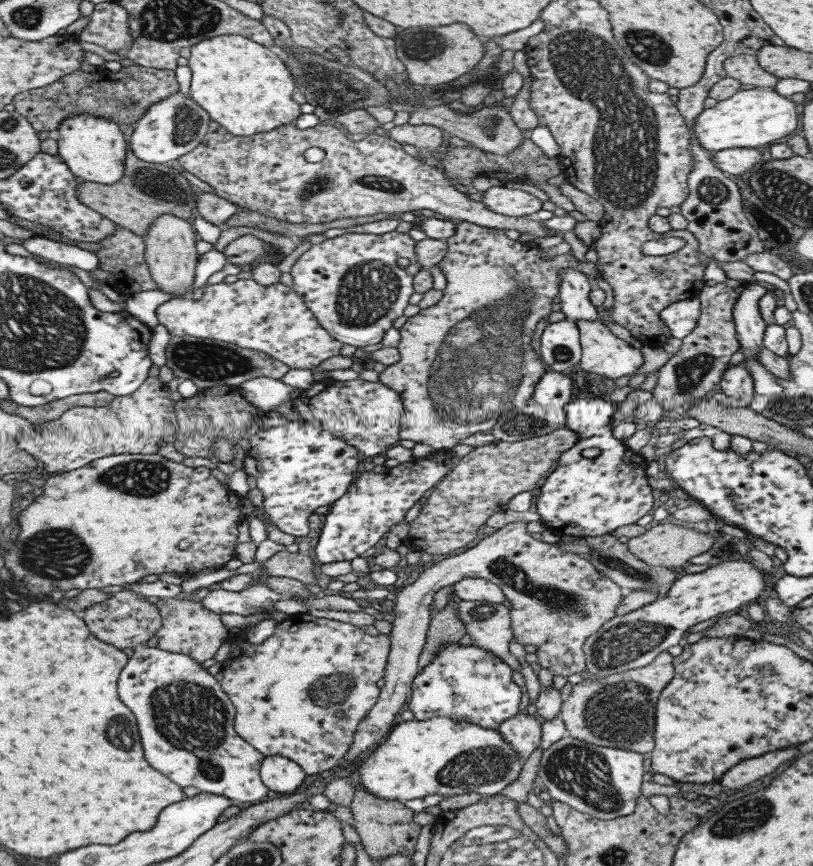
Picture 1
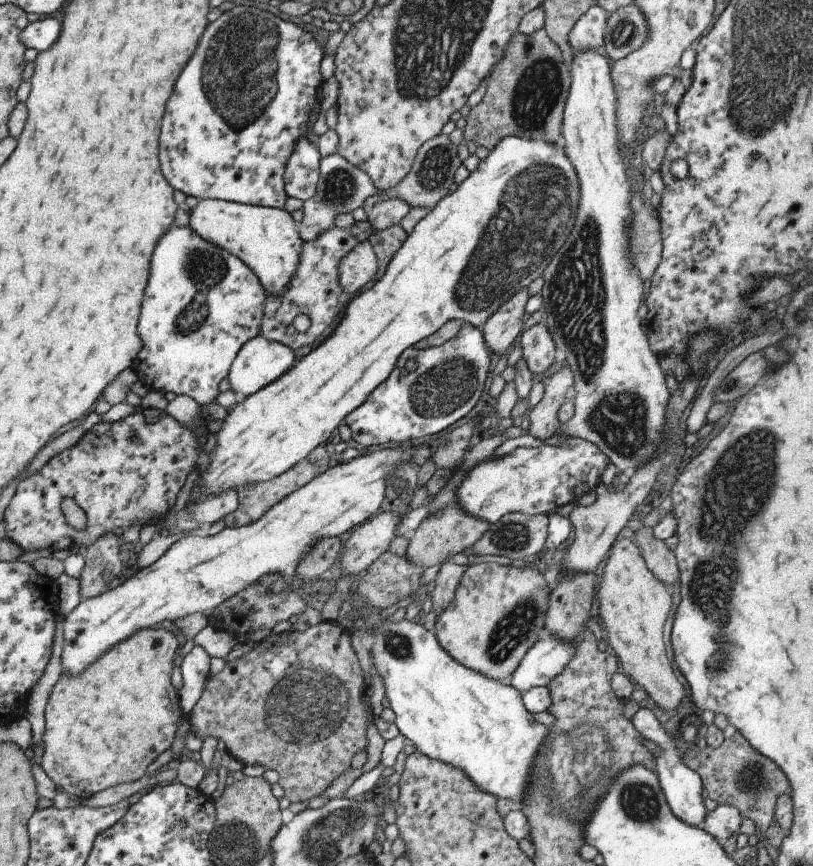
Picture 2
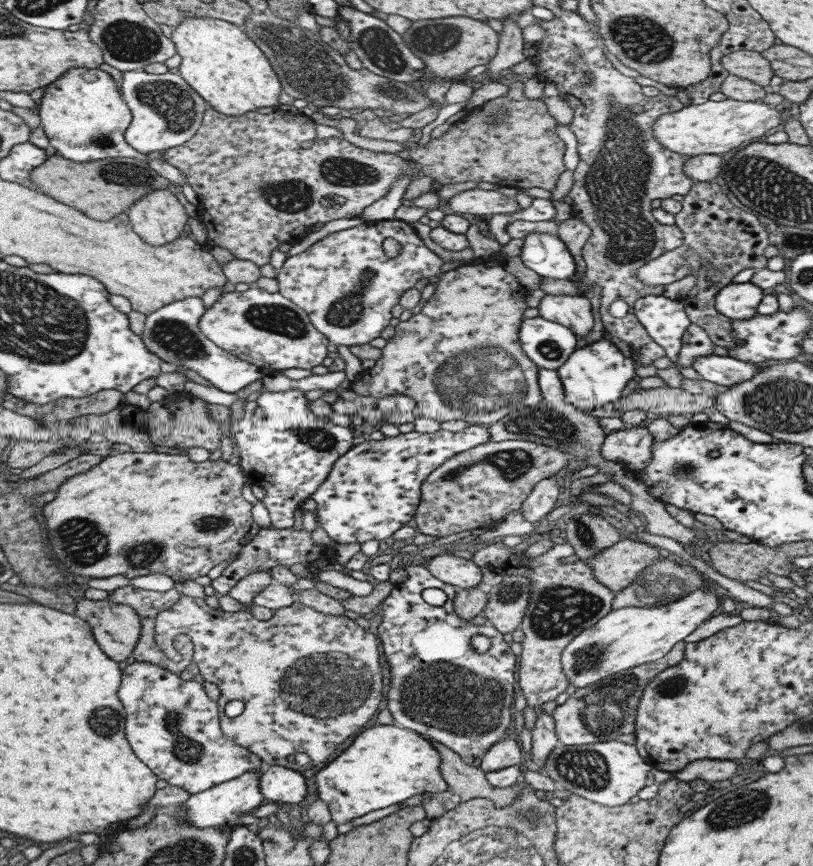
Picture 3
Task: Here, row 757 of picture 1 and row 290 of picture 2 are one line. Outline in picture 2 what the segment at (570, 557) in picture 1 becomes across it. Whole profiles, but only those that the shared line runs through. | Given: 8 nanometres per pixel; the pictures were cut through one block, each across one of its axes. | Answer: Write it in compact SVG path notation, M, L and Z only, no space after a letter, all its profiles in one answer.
M368 241L358 242L341 258L337 266L337 282L342 292L357 294L367 282L374 280L377 258Z

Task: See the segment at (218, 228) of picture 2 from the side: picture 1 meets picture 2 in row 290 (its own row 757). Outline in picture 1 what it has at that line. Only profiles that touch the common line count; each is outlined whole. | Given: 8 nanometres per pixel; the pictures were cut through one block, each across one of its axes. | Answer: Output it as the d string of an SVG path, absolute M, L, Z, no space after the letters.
M270 754L263 757L258 770L259 778L269 790L292 794L305 780L305 773L298 764L288 758Z

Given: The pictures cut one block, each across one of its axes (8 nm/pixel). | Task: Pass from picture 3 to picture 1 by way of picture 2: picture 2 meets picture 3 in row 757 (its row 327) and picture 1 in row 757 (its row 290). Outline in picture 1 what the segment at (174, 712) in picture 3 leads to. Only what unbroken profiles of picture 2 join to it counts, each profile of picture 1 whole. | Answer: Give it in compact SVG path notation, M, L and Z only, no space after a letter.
M145 642L133 649L133 655L124 664L117 678L117 696L133 712L137 720L137 730L143 744L145 762L165 774L180 788L191 786L200 793L223 795L226 799L254 804L267 794L258 775L263 755L247 744L232 725L235 709L233 703L222 692L219 681L203 669L199 662L185 654L146 647Z

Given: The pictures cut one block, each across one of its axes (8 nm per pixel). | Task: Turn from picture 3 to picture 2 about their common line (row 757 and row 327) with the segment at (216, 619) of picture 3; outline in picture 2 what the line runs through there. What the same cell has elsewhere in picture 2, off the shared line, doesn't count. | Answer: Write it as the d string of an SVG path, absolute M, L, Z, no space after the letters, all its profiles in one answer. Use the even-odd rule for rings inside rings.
M327 228L323 234L319 234L311 242L303 241L303 248L299 252L297 268L285 286L283 294L279 296L266 296L263 300L263 318L259 322L257 334L265 340L279 342L291 351L309 346L317 340L323 340L323 336L331 334L331 328L339 324L344 312L344 304L340 302L342 296L341 286L337 282L337 266L341 258L357 244L355 236L351 234L350 228ZM295 316L307 316L309 328L305 332L298 332L293 328Z

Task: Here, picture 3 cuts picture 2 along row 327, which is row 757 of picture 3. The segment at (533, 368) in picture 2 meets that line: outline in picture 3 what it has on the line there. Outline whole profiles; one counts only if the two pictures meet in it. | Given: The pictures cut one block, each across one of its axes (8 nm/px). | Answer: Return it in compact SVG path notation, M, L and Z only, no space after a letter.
M540 713L536 716L533 729L530 732L529 764L531 768L541 771L545 757L555 748L555 745L559 744L557 735L555 735L553 717L547 713Z

